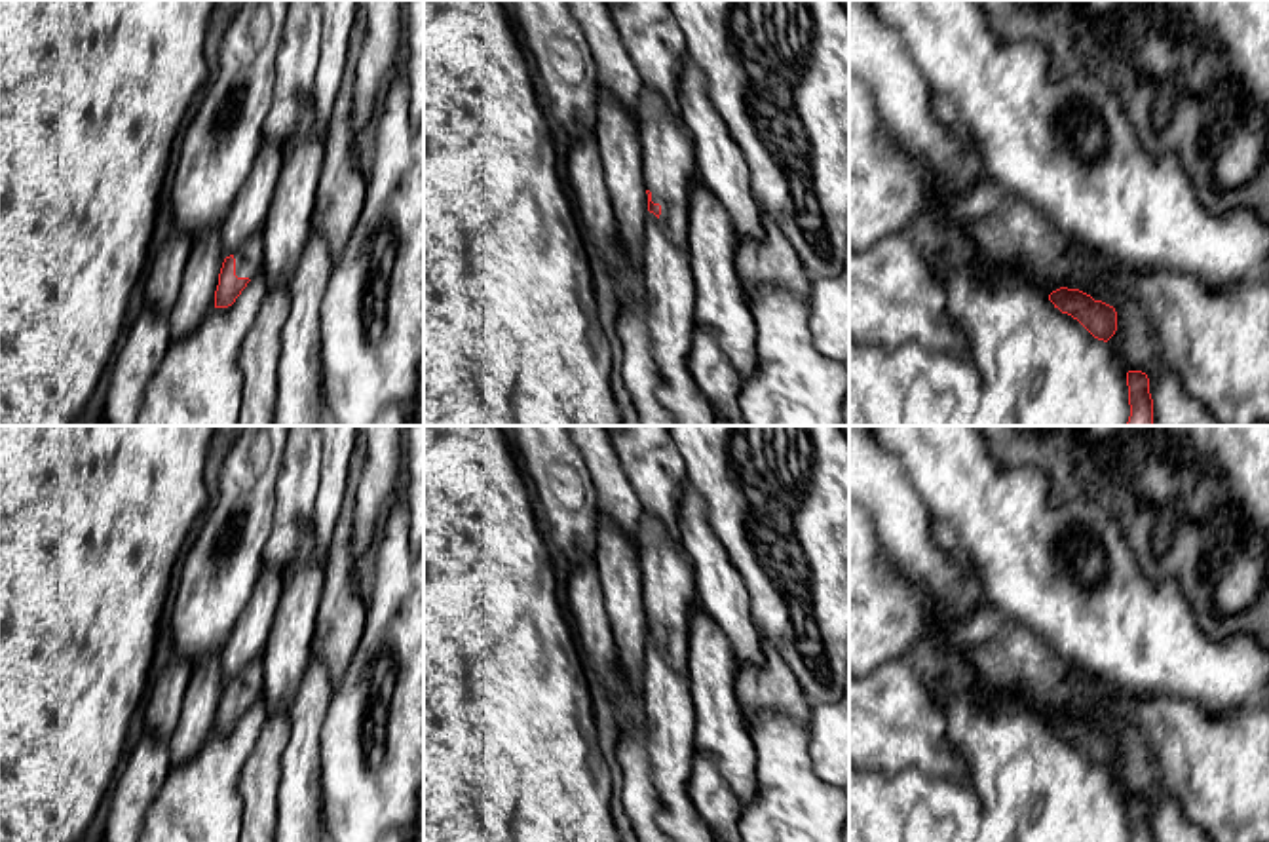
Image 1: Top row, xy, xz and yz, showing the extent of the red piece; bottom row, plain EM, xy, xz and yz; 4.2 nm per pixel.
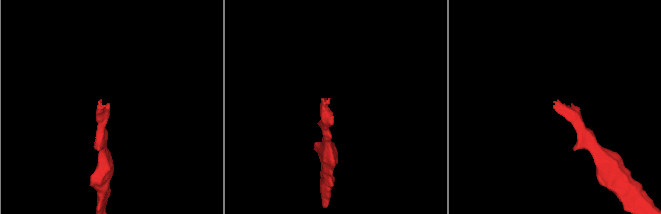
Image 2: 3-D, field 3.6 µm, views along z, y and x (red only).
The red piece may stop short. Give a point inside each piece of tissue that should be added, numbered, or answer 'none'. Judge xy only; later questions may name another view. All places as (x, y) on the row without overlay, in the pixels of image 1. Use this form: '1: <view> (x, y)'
1: xy (249, 685)

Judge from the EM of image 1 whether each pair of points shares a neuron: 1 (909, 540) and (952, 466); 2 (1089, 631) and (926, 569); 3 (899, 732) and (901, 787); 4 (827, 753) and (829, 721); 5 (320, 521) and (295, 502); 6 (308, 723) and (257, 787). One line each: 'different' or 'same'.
1: different
2: different
3: different
4: same
5: different
6: different

